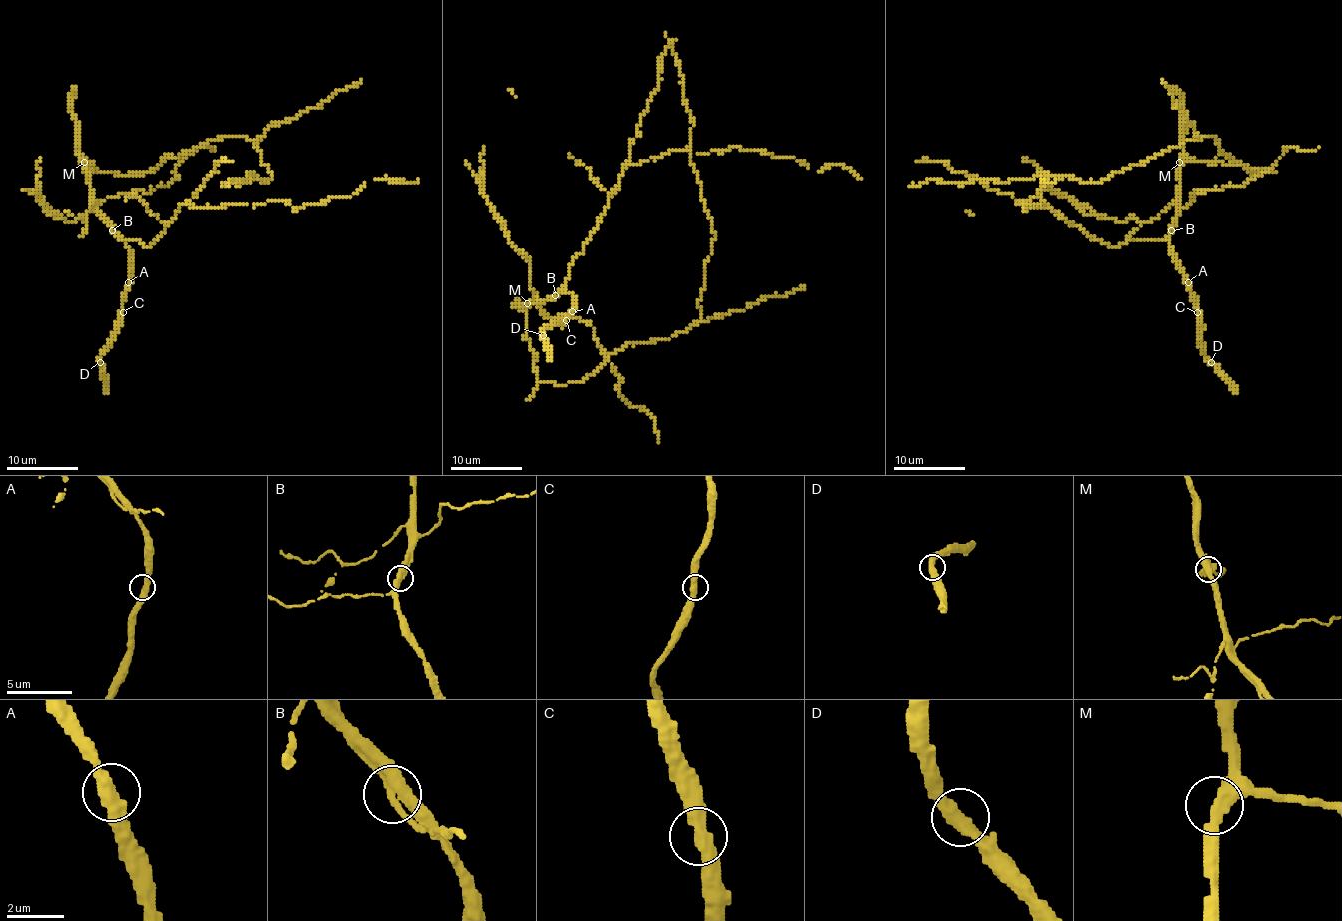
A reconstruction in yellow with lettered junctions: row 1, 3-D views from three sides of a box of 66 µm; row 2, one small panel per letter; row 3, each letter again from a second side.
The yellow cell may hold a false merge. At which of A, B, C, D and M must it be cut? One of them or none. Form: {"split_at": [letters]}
{"split_at": []}

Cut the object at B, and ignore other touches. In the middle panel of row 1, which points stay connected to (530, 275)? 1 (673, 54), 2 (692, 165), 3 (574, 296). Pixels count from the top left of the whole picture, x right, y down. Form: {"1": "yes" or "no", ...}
{"1": "yes", "2": "yes", "3": "yes"}

